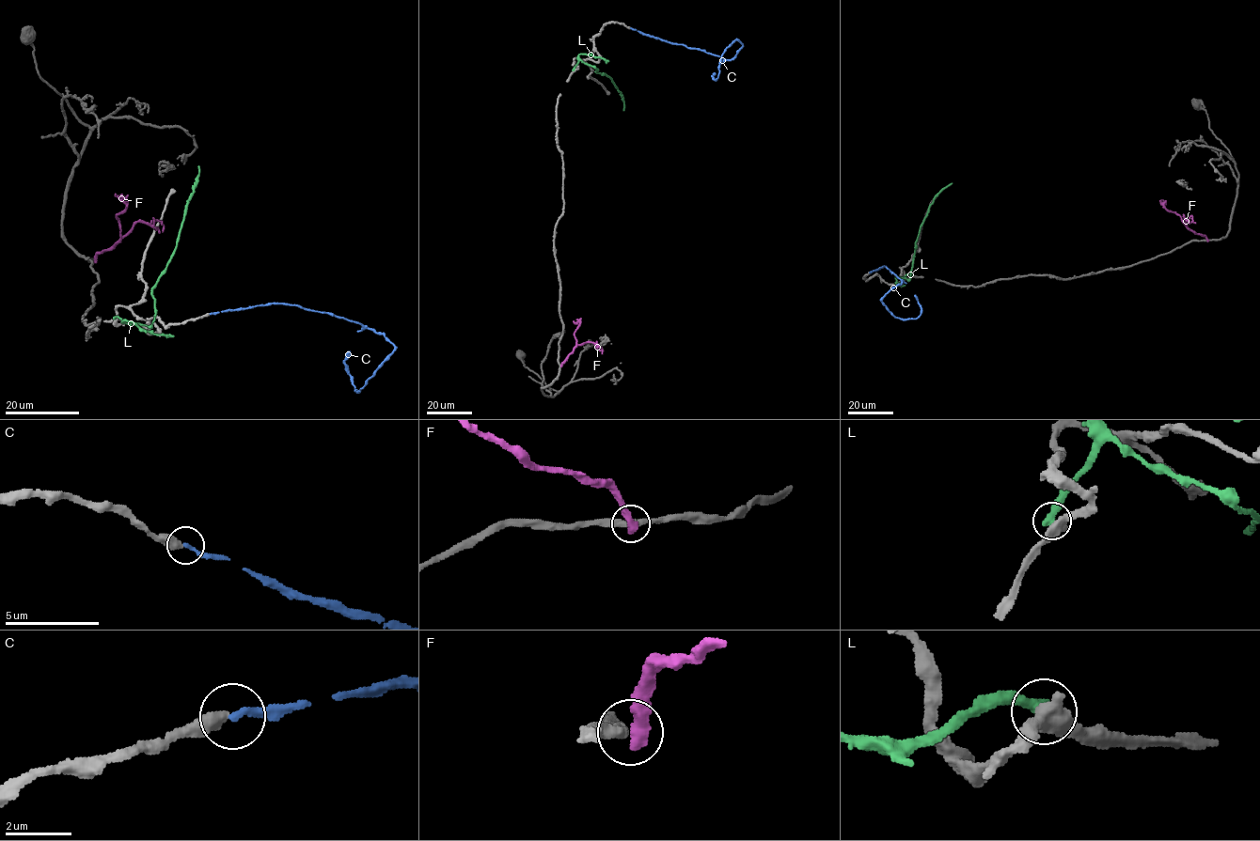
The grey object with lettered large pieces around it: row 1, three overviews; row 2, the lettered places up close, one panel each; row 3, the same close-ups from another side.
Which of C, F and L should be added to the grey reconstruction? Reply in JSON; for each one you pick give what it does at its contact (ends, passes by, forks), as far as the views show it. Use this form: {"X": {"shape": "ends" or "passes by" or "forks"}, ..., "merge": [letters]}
{"merge": []}

